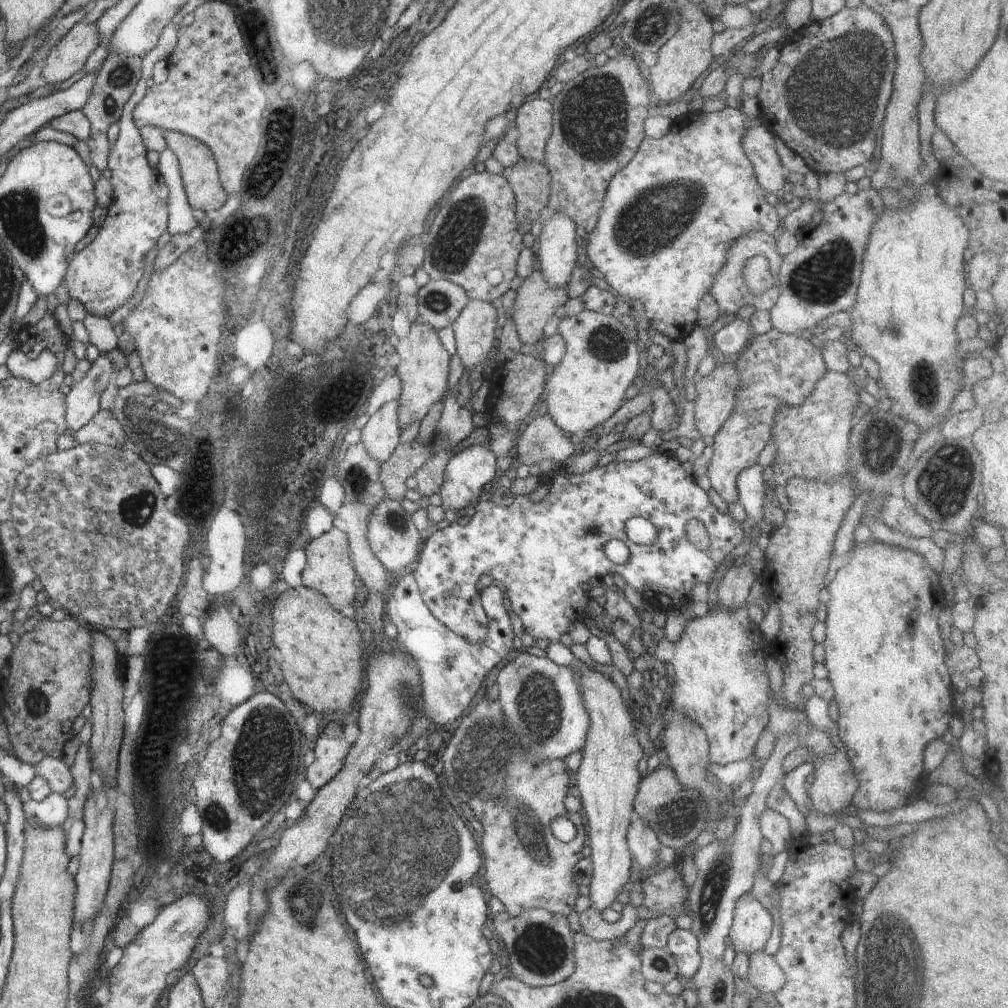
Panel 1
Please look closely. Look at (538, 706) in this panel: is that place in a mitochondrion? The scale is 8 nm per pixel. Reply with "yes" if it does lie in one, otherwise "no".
yes

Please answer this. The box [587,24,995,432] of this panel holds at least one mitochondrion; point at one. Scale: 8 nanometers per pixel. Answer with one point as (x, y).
(831, 94)

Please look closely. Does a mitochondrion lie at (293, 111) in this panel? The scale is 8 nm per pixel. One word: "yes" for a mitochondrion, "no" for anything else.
no

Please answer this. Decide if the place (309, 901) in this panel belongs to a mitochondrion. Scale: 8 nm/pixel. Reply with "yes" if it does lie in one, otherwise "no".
yes

